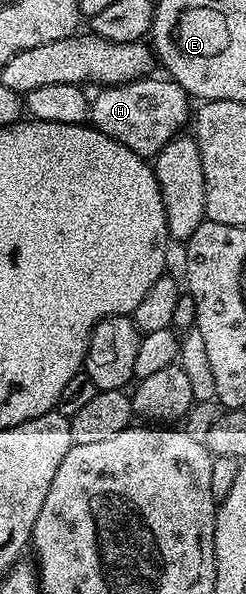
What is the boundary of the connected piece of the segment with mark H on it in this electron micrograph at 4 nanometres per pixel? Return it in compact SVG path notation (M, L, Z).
M143 77L117 87L102 87L99 95L90 99L89 122L94 128L112 137L112 141L120 141L120 145L128 145L132 153L147 161L162 152L168 141L185 128L182 127L185 123L187 126L192 115L191 96L180 84L169 77L154 78Z

